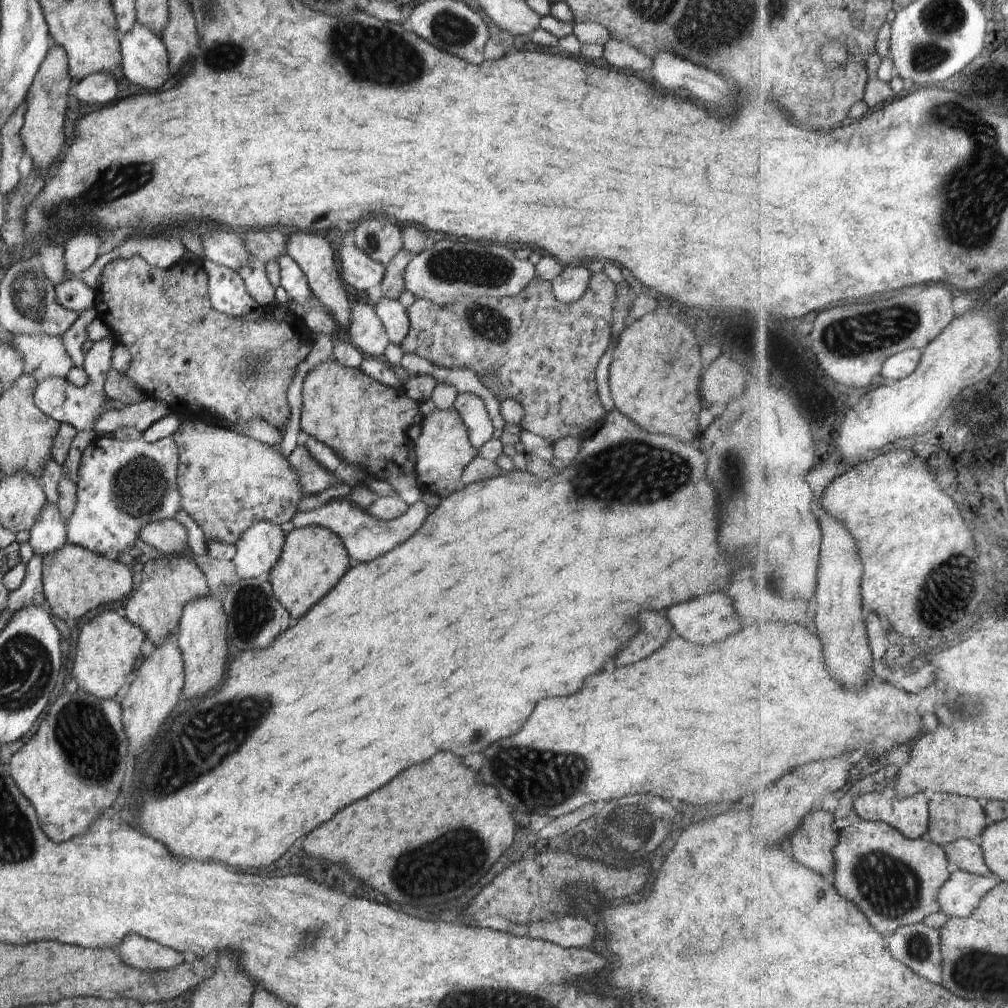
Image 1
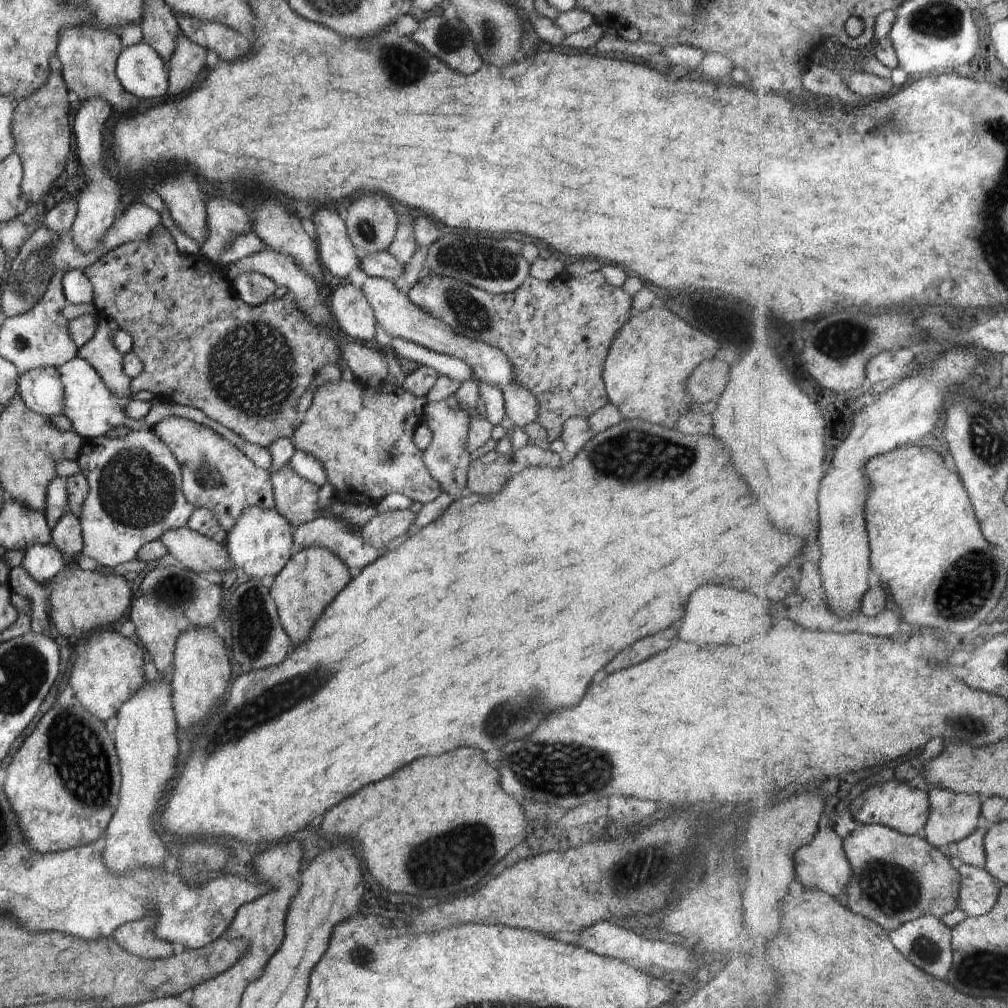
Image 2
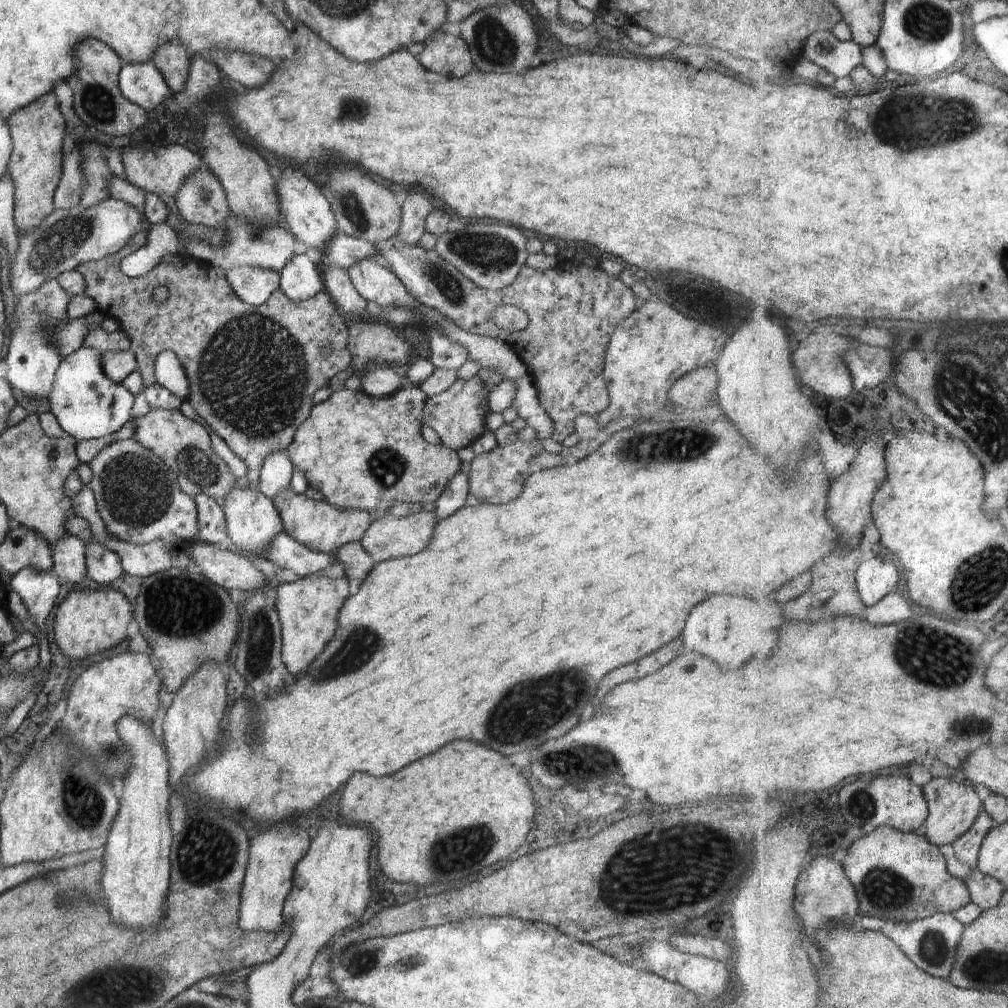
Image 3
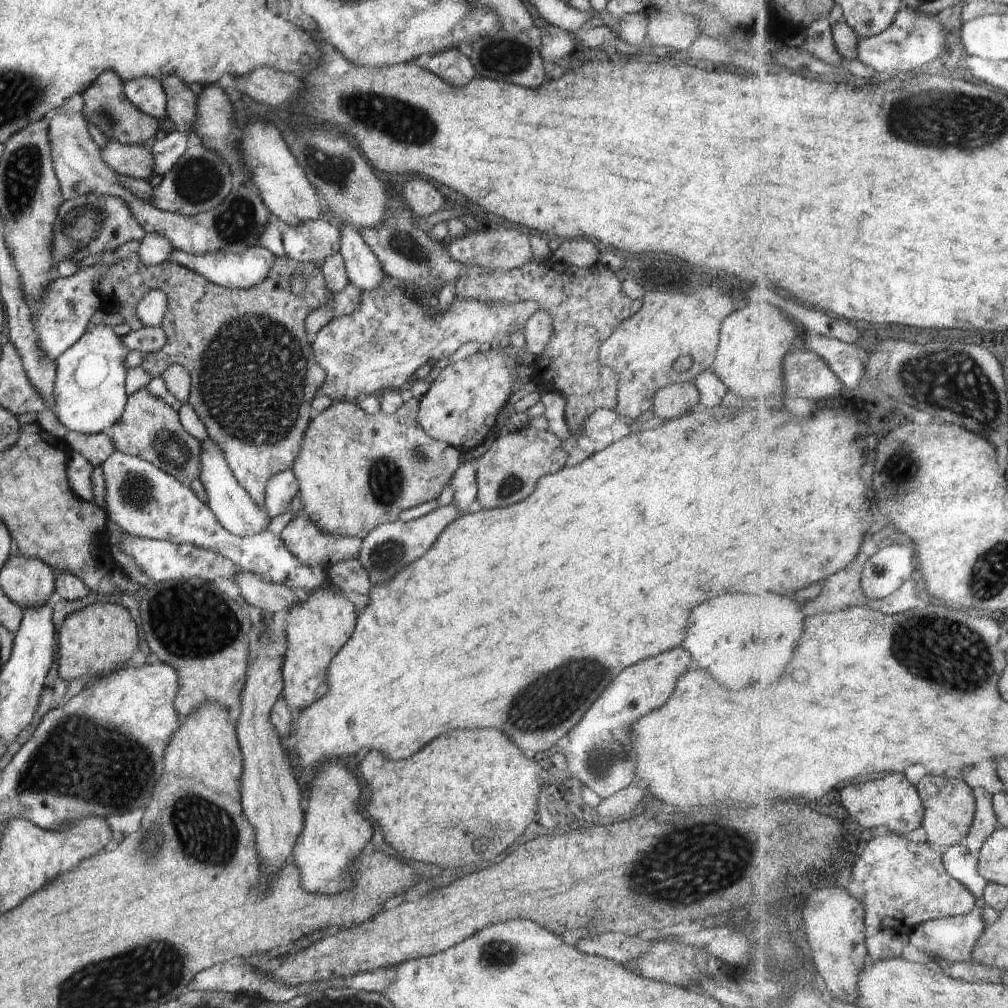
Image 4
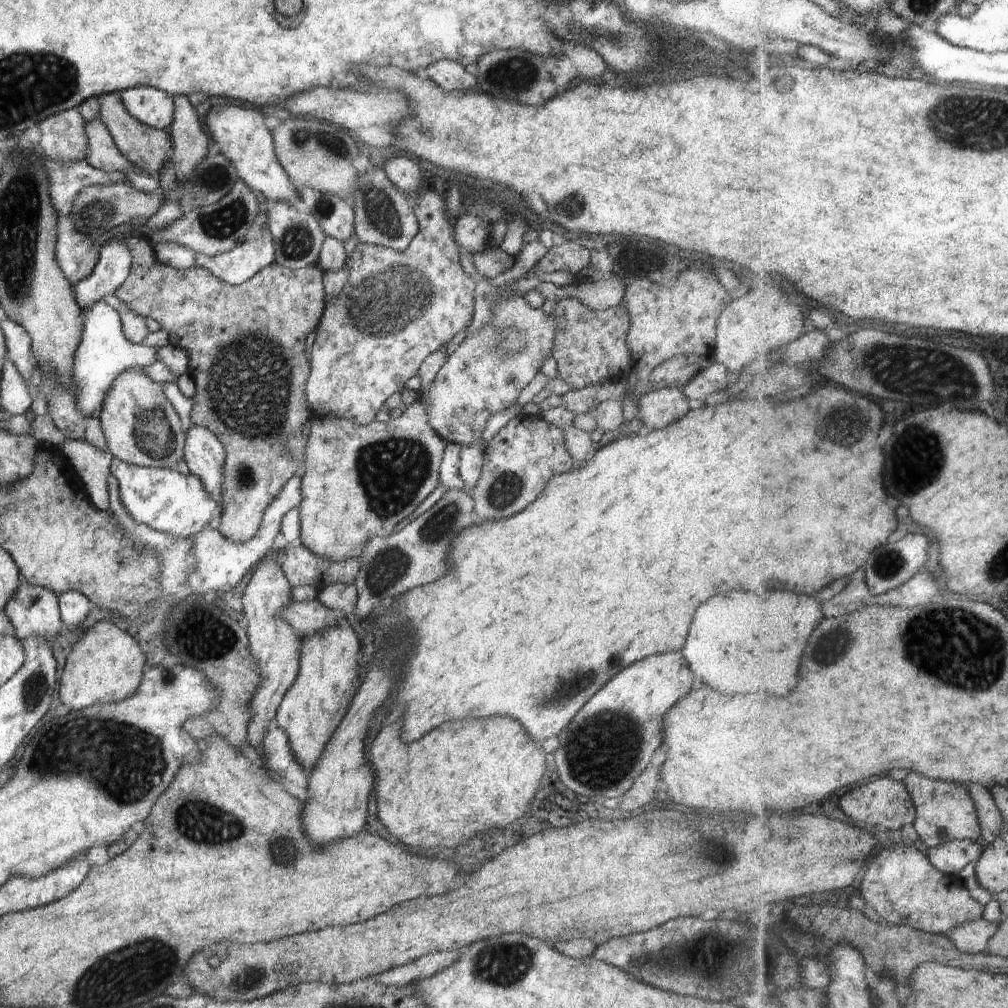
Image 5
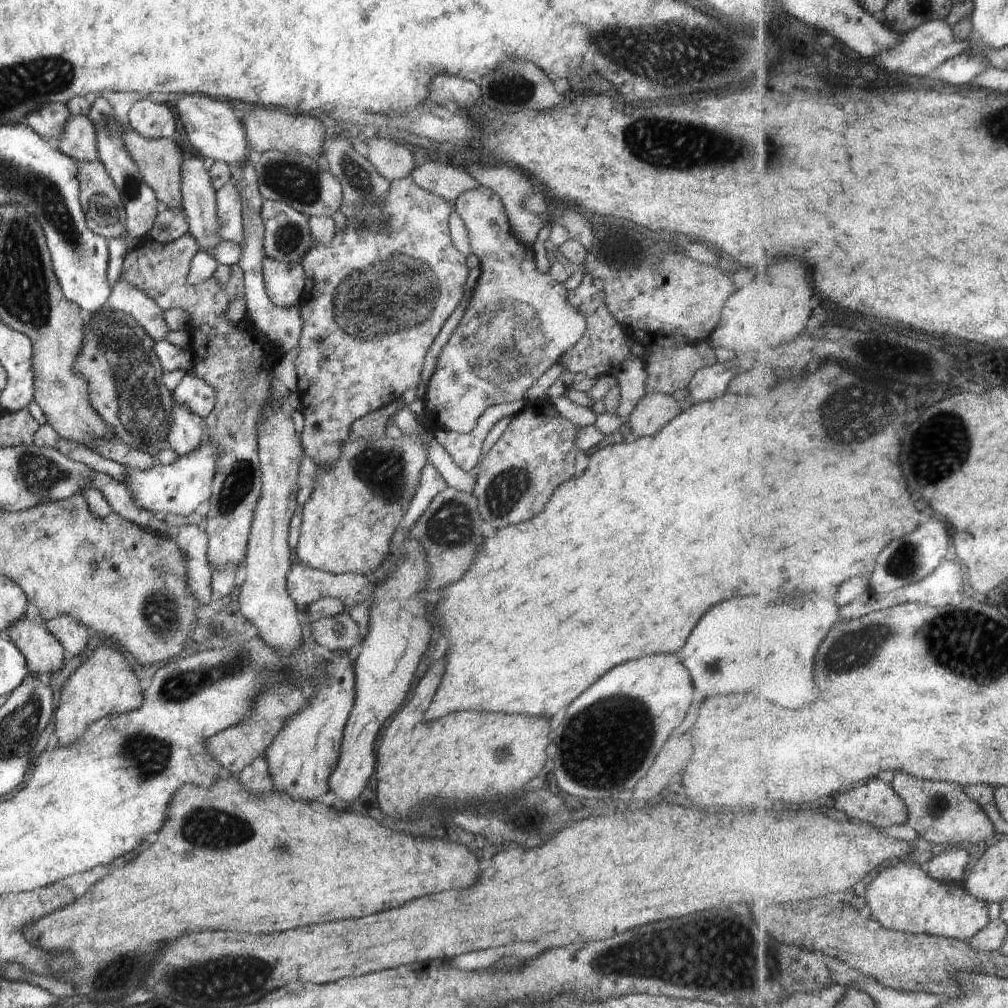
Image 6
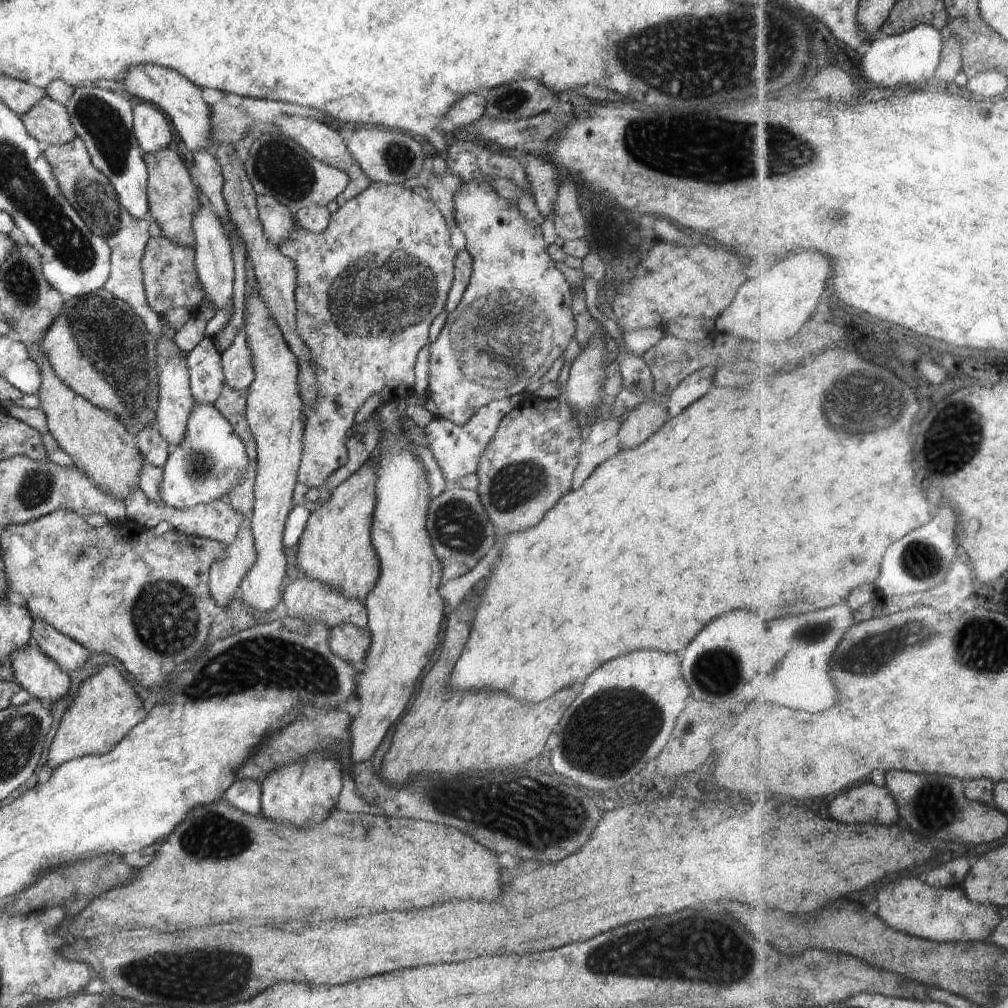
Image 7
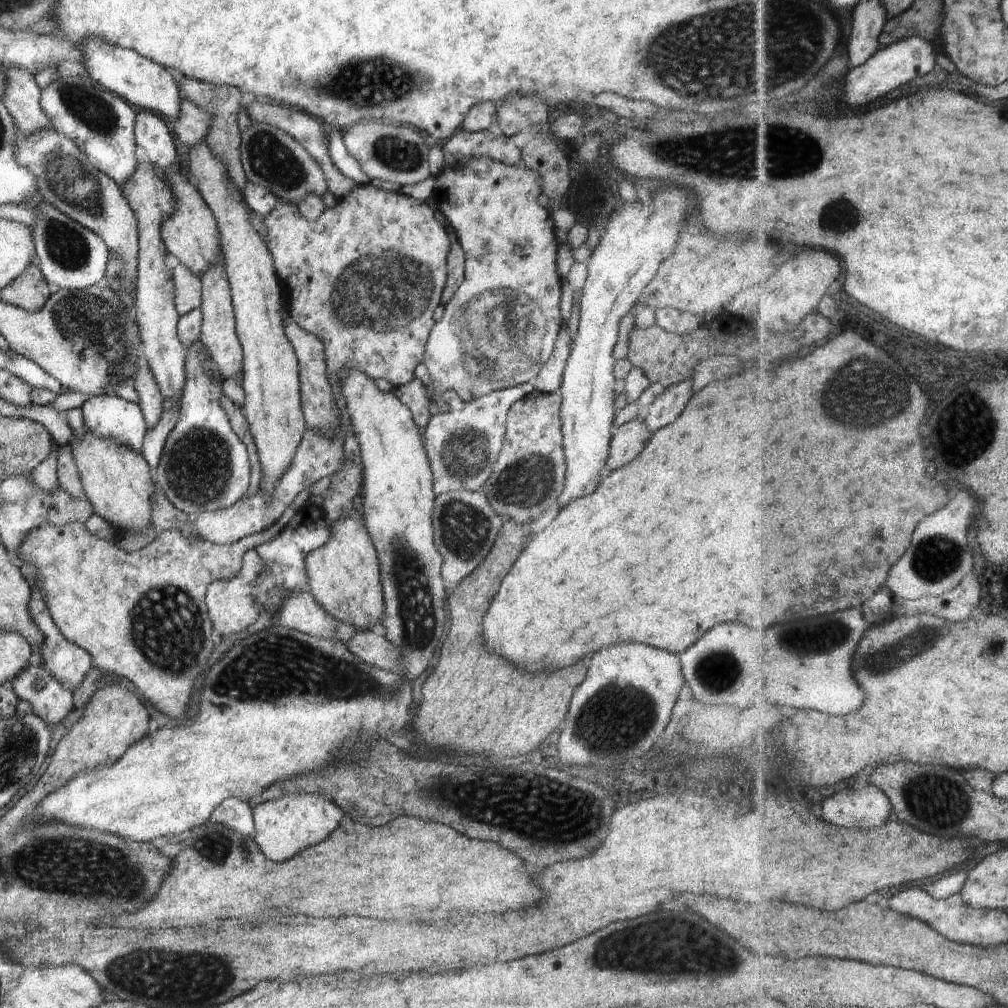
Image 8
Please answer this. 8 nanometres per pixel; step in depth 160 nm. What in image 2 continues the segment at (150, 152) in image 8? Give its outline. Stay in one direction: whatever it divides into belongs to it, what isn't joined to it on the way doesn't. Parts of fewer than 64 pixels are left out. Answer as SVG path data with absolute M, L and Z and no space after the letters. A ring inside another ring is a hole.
M140 41L123 49L115 67L120 84L130 94L144 100L166 94L167 64L148 44Z

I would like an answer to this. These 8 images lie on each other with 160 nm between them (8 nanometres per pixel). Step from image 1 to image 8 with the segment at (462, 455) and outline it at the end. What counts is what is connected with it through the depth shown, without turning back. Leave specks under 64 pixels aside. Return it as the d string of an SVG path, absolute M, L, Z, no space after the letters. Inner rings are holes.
M475 155L463 165L456 167L445 166L434 177L436 183L433 195L437 201L436 209L440 210L447 218L449 226L454 230L466 257L464 280L454 293L452 300L445 304L445 311L441 320L434 323L423 356L424 366L428 369L433 380L435 392L433 402L438 405L440 413L445 413L449 411L449 404L446 401L449 395L452 396L453 394L460 397L462 402L472 402L475 398L497 390L515 387L522 383L530 383L537 377L541 366L552 354L559 330L564 325L562 323L562 314L560 313L562 280L556 271L556 252L560 244L554 234L556 228L550 212L538 203L538 196L542 194L543 188L542 177L536 171L524 166L522 163L511 165L502 161L492 160L490 157L476 157Z

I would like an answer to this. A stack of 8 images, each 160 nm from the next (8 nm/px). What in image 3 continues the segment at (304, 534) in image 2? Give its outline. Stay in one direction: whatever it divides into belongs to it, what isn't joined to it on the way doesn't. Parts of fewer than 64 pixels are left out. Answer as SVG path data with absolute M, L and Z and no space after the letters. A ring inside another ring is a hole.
M282 531L265 546L265 559L281 569L293 570L301 579L322 572L337 562L335 555L313 551Z

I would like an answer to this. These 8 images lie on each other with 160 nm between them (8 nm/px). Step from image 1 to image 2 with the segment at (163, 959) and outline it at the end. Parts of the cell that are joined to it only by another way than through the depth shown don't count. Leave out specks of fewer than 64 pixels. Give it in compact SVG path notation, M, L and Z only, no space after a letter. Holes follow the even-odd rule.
M142 917L136 921L127 922L117 926L113 932L112 938L124 949L127 953L136 955L137 957L144 957L147 959L163 959L169 957L177 948L167 940L158 938L155 929L154 917Z

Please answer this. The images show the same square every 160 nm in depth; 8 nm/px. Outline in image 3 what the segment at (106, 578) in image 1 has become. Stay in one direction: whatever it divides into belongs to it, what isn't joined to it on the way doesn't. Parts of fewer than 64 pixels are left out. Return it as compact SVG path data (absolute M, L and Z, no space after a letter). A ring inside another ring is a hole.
M74 588L59 604L54 618L55 645L68 660L84 660L118 646L126 638L126 628L132 618L132 604L121 592L112 589Z

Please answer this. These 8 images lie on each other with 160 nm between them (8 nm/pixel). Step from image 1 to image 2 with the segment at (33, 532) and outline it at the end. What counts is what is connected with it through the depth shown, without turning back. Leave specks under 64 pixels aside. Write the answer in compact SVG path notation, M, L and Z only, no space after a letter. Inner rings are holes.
M50 542L48 545L34 545L26 550L21 566L38 584L44 586L63 570L65 560Z

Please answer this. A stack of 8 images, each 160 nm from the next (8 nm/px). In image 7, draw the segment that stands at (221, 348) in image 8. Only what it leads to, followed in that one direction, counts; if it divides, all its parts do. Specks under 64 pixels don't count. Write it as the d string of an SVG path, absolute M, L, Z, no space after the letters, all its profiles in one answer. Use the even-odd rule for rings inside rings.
M200 206L200 210L192 218L192 230L194 232L195 270L200 281L206 299L210 300L216 308L226 308L233 302L233 286L235 280L234 264L231 254L231 246L226 230L216 214L210 212L210 208Z

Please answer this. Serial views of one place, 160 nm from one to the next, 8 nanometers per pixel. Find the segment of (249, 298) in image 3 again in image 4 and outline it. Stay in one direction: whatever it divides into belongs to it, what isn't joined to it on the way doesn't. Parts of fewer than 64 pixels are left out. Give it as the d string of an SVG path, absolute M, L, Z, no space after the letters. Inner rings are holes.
M249 244L240 254L230 252L214 252L203 255L193 255L174 249L167 258L171 263L188 267L197 272L206 280L223 286L227 289L249 289L255 287L268 274L270 267L275 263L275 254L266 247Z

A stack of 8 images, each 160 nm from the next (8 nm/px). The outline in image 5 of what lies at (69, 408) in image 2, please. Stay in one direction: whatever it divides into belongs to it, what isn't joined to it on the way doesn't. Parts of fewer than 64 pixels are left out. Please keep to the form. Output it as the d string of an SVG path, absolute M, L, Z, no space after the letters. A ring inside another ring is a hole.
M106 301L84 311L82 317L83 333L73 364L73 381L77 390L74 396L76 396L76 408L84 416L90 416L94 410L98 410L103 405L105 394L123 370L154 364L157 361L159 348L144 343L130 342L124 336L118 312Z

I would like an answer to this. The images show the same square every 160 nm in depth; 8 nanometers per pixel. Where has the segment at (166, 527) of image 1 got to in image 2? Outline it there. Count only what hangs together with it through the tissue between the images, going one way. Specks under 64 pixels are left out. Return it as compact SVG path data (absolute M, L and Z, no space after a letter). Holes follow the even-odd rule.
M187 526L169 530L159 540L180 562L179 566L198 574L206 570L218 571L228 581L234 575L227 548Z

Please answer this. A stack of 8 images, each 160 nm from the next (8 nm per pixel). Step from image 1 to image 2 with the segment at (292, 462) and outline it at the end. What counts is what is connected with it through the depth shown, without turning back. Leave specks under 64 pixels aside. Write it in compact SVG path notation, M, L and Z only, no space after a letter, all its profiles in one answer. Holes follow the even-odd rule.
M288 464L272 473L275 509L294 527L309 523L320 515L328 515L330 510L320 510L317 505L318 487L304 481Z

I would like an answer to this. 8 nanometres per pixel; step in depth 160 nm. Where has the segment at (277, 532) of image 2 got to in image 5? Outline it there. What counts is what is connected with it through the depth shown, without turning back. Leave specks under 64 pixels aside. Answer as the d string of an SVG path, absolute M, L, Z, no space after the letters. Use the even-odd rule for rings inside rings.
M192 425L185 431L183 446L184 470L198 475L207 493L221 508L221 480L226 460L223 444L203 426Z

